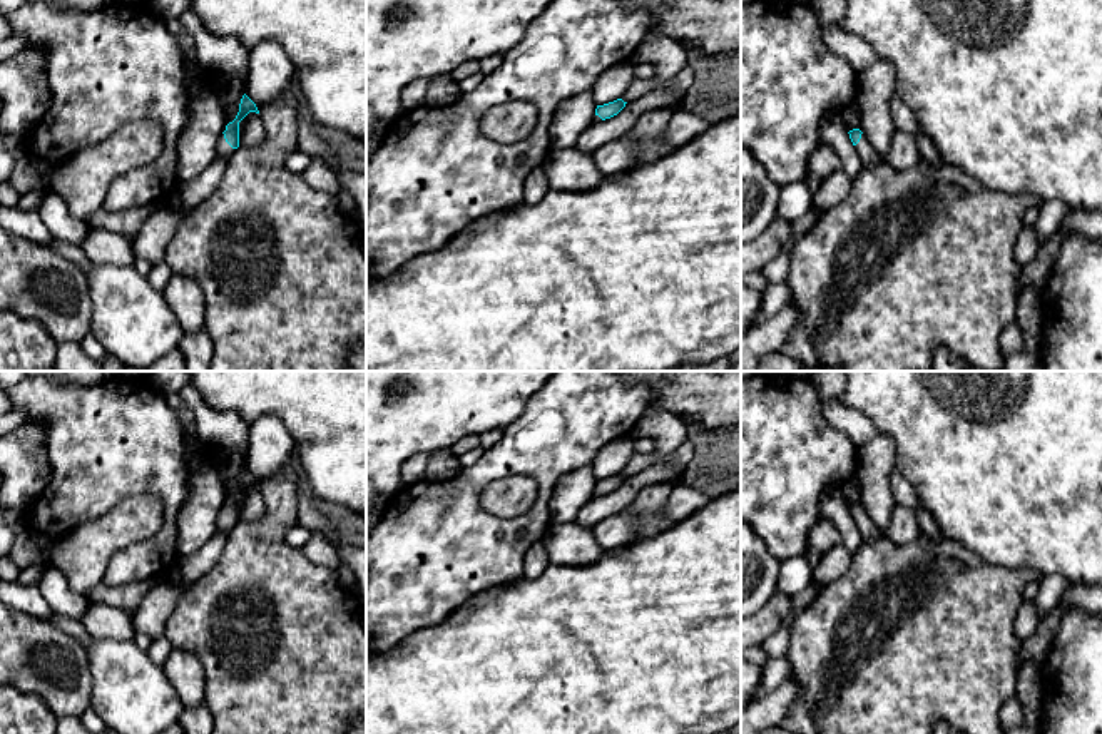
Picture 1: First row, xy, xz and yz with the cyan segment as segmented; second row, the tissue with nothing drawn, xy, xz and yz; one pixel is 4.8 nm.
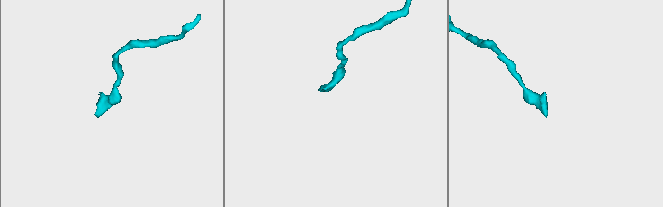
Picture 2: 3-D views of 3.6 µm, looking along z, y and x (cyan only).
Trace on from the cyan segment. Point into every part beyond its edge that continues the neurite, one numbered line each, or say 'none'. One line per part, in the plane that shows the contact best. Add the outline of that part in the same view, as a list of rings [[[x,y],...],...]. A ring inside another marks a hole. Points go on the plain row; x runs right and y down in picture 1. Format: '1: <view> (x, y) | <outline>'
1: xy (223, 524) | [[[221,508],[216,520],[216,533],[226,533],[234,523],[226,517],[224,508]]]

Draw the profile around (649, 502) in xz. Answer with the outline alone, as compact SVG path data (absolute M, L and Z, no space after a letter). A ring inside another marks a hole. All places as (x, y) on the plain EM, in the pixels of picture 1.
M657 482L644 487L634 498L629 508L639 515L635 540L652 537L654 533L672 525L664 515L669 495L672 493L674 483Z

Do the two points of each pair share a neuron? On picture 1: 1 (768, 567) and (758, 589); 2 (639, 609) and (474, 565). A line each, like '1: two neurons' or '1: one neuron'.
1: one neuron
2: two neurons

